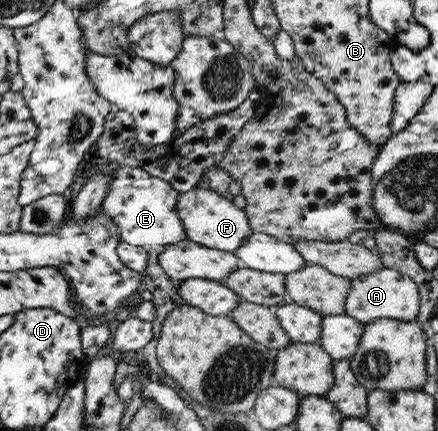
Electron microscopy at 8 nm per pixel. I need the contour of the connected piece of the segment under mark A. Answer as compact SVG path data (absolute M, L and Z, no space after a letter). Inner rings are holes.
M382 267L372 274L352 278L351 292L348 292L346 314L355 318L363 325L370 324L372 320L392 318L394 320L414 321L419 316L422 296L419 287L412 277L396 269Z

